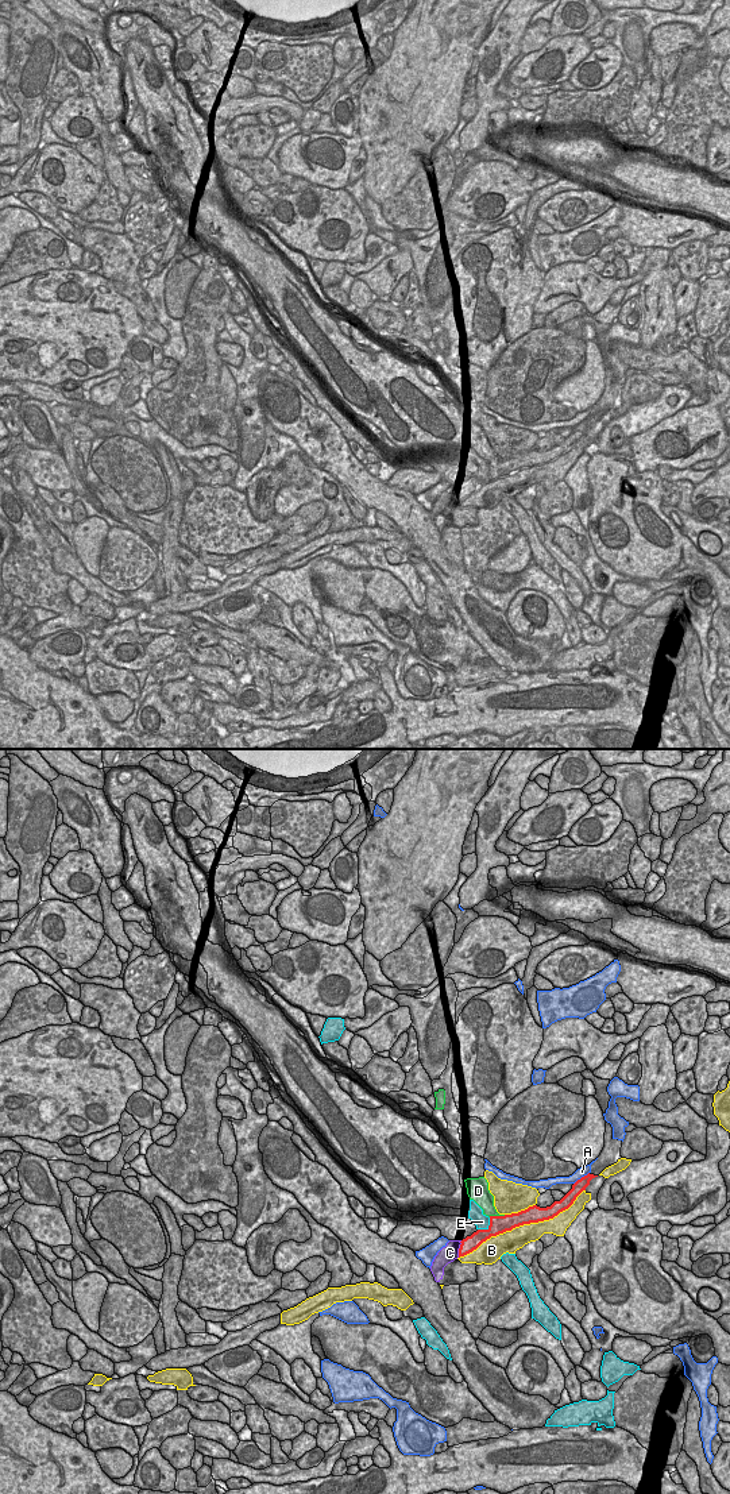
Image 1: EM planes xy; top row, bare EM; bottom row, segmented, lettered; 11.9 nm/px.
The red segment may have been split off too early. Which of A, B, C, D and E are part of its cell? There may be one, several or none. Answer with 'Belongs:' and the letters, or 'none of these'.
Belongs: none of these

